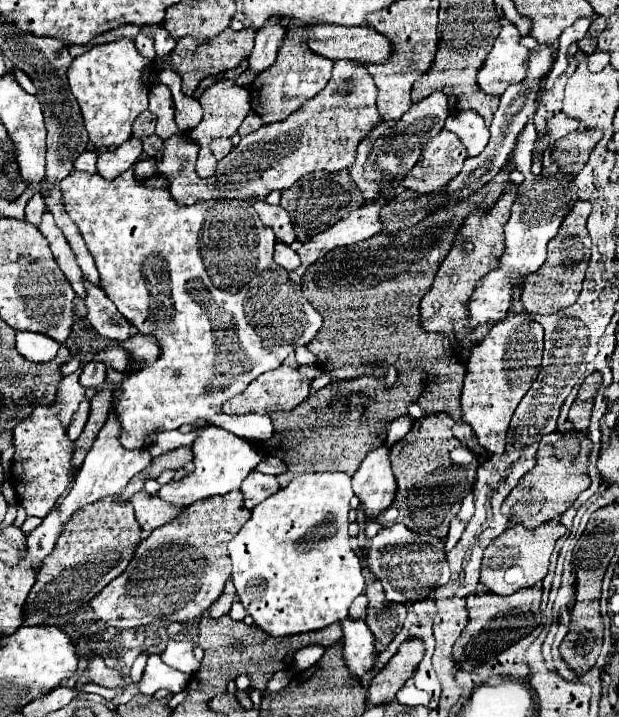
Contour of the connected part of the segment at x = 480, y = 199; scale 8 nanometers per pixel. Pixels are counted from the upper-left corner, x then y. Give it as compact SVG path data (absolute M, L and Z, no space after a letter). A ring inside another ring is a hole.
M514 162L506 164L504 170L476 194L450 202L448 208L436 210L428 218L402 228L396 234L380 232L364 242L336 248L306 270L302 290L312 304L316 304L316 310L324 314L324 326L308 344L308 350L318 356L318 364L324 372L334 374L332 382L352 380L366 374L384 378L384 366L396 366L396 370L424 366L426 372L450 380L464 374L464 364L452 354L450 338L426 332L420 326L420 300L432 288L438 266L448 256L466 216L470 212L486 214L512 184L512 170ZM432 252L438 254L434 264L430 264ZM376 360L382 364L380 368L374 368Z

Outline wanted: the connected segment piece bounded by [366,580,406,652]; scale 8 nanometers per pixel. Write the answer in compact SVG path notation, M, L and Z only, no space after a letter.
M378 580L374 584L366 586L366 596L370 598L366 624L368 624L370 632L374 634L374 638L380 642L378 650L382 652L400 634L402 622L406 618L406 606L404 604L392 606L390 602L386 602L382 584Z

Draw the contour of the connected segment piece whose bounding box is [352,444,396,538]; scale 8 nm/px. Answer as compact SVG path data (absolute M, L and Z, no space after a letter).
M380 446L364 458L356 474L352 476L354 494L366 508L366 536L374 538L382 528L374 518L386 510L396 496L396 478L390 468L390 446Z

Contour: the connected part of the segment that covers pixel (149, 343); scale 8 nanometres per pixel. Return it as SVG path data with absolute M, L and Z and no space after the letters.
M136 332L132 342L128 342L128 346L122 346L122 348L128 350L132 354L132 358L136 358L136 370L142 368L144 364L148 366L152 360L156 360L160 356L156 338L152 334L144 334L144 332Z

